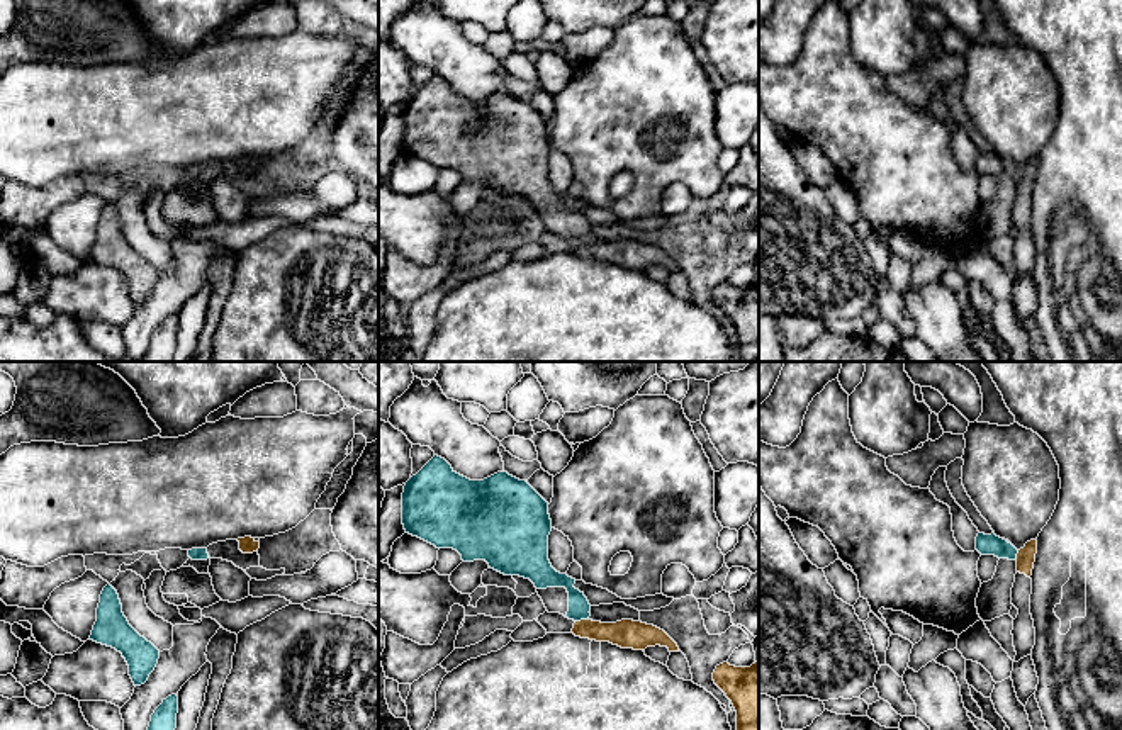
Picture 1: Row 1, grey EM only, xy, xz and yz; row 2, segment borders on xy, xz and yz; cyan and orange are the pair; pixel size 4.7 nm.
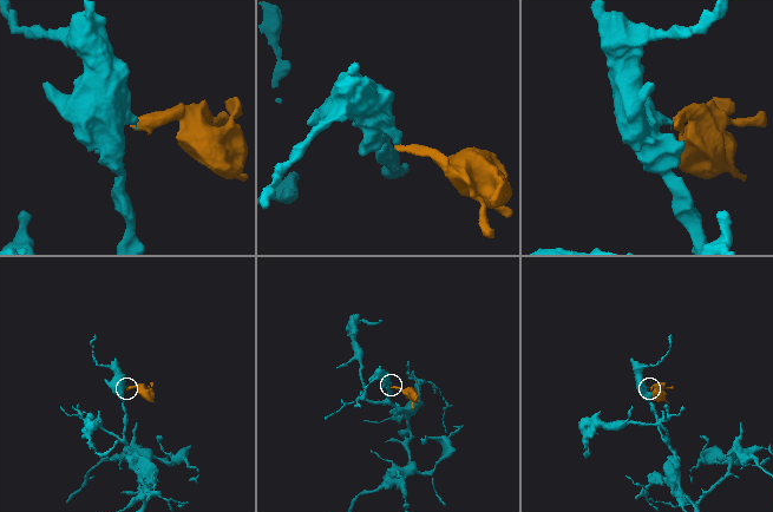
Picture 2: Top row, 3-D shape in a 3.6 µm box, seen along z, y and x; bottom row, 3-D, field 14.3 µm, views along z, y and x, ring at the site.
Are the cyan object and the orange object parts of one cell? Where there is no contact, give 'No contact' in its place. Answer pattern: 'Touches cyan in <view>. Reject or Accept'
Touches cyan in xz. Reject

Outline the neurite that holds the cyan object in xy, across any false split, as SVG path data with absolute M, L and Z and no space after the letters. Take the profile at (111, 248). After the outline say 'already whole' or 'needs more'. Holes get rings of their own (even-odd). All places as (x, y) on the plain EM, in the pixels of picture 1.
M110 204L100 214L90 260L122 273L134 306L148 300L160 278L160 270L129 244L122 233L119 214Z; already whole

